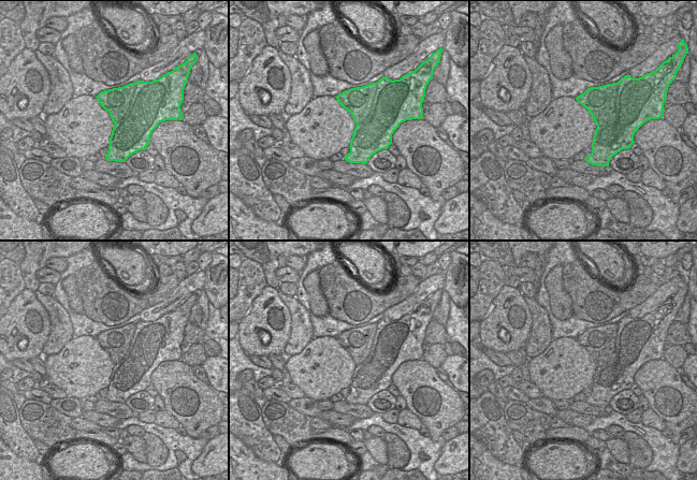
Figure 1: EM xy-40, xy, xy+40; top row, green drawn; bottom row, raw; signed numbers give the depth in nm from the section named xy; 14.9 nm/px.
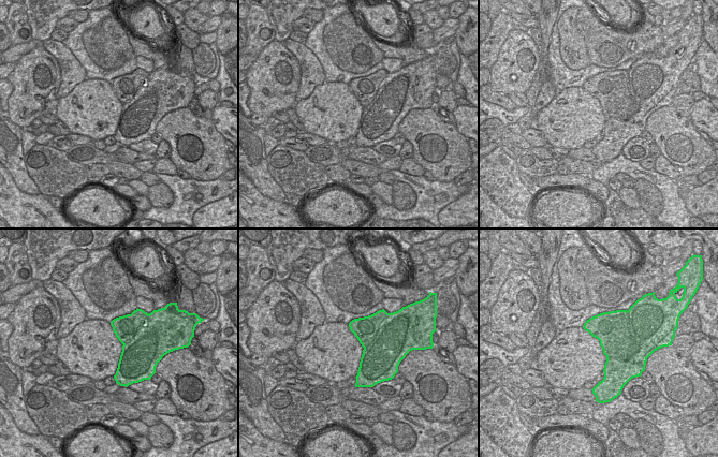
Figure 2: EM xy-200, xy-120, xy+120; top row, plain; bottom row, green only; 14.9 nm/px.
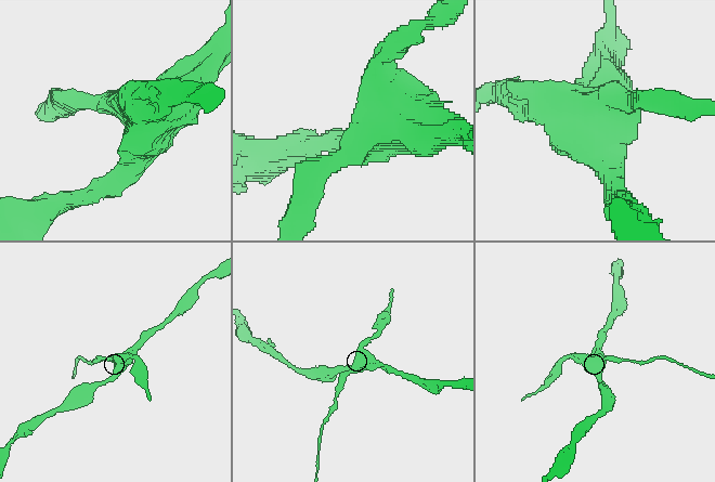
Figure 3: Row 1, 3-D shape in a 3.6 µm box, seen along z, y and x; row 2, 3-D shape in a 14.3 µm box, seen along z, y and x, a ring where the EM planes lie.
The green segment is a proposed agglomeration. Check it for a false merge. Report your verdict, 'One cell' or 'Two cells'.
Two cells

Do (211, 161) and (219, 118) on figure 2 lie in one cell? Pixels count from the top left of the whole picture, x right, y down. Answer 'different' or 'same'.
different

